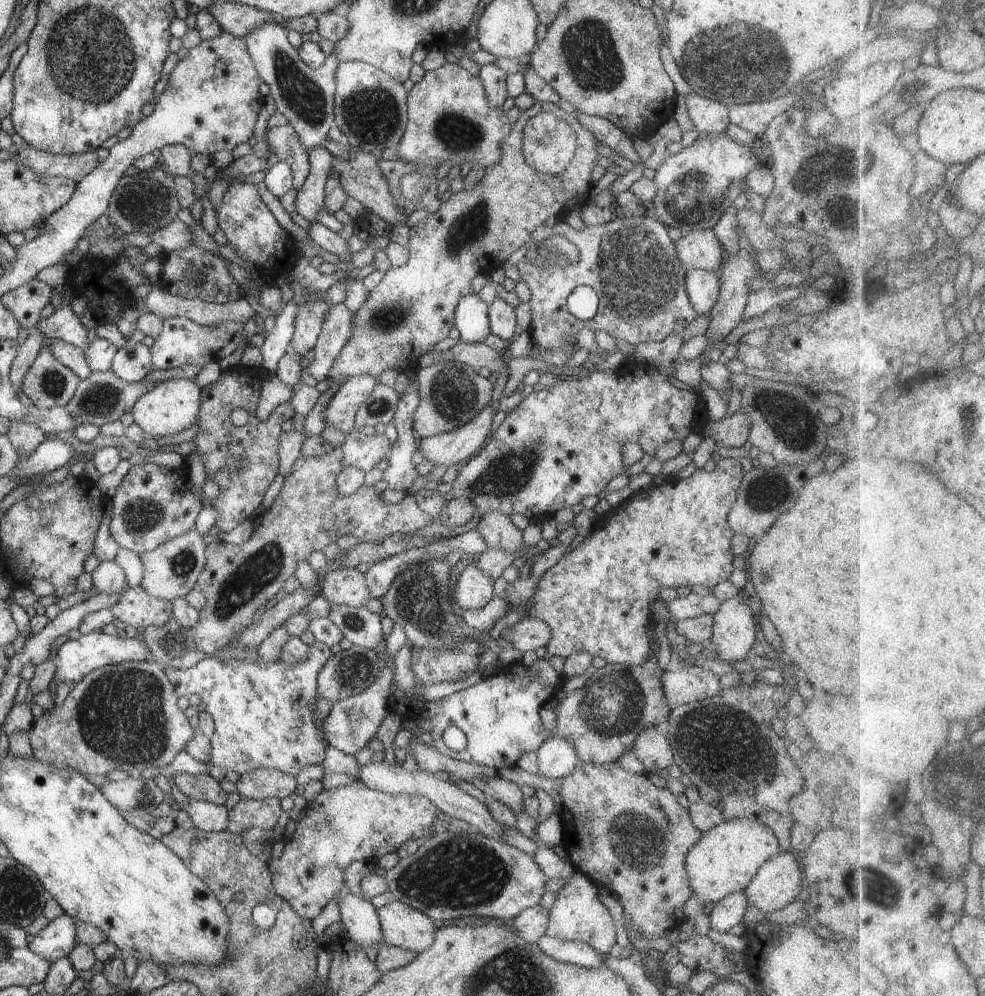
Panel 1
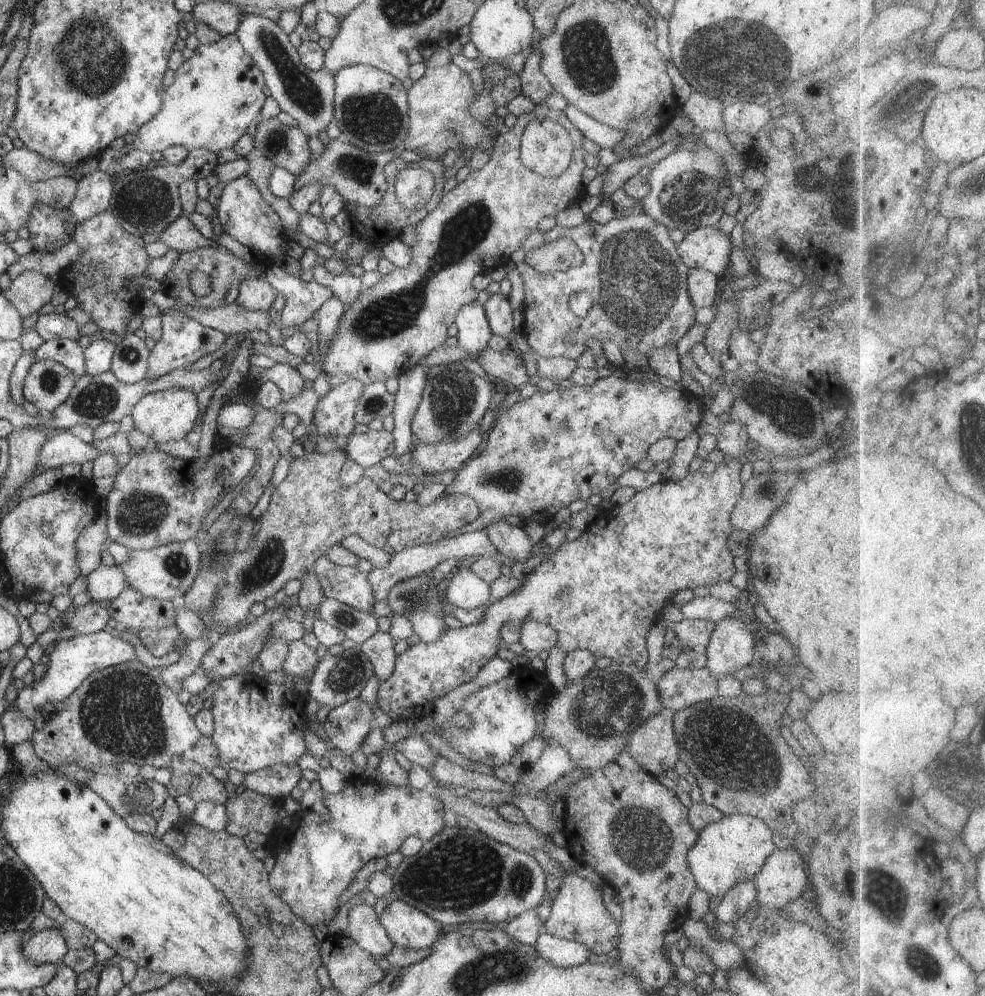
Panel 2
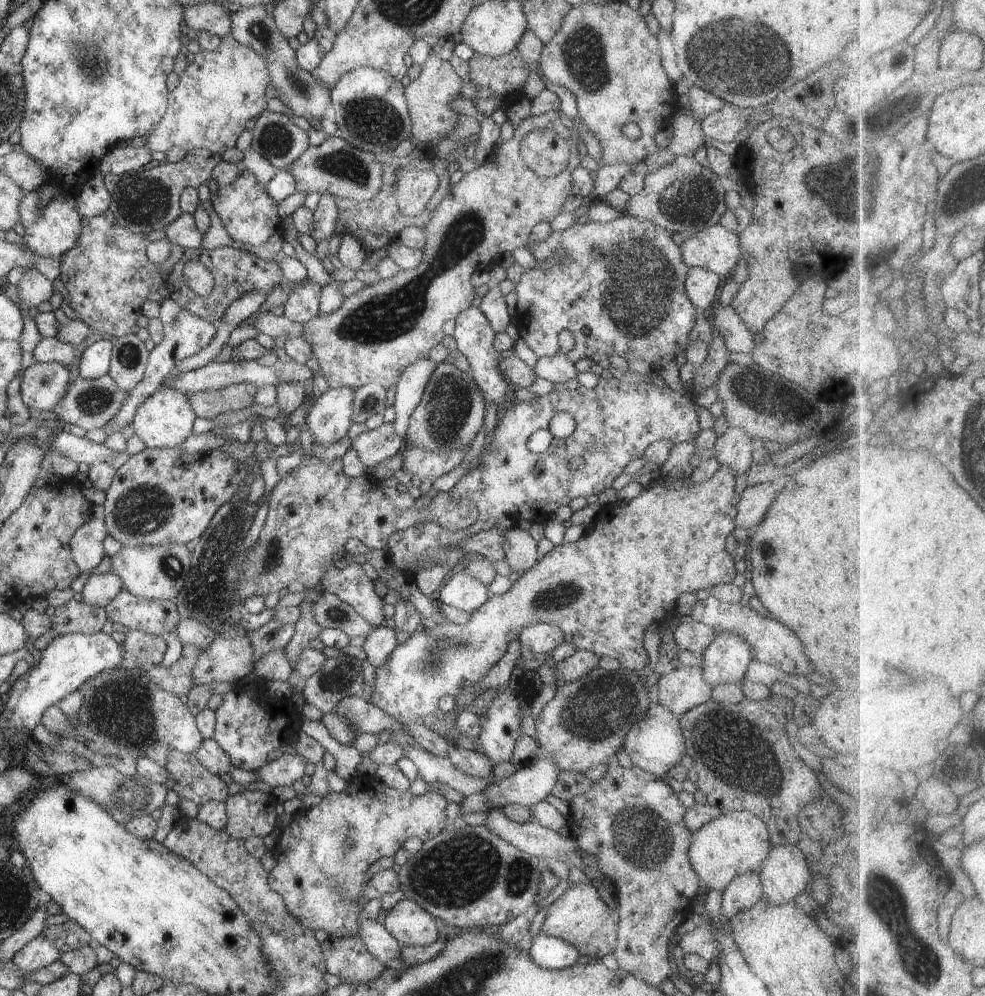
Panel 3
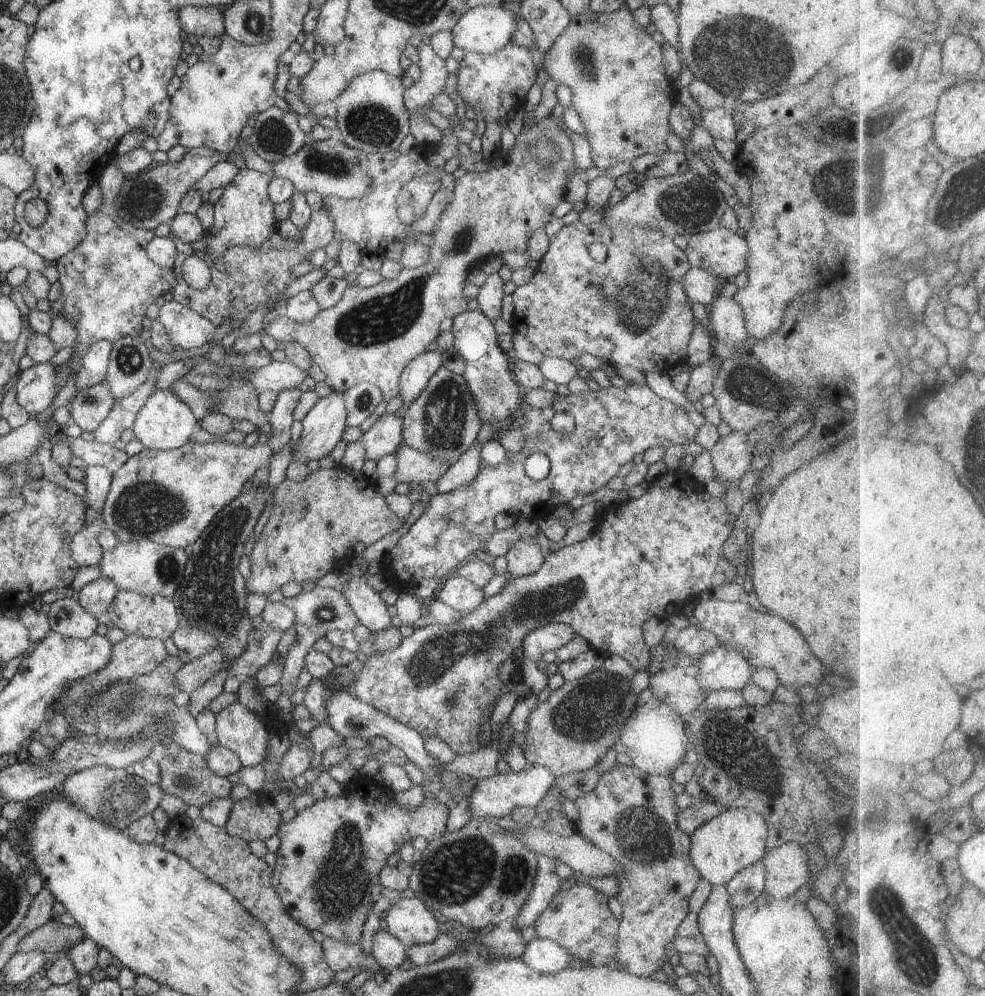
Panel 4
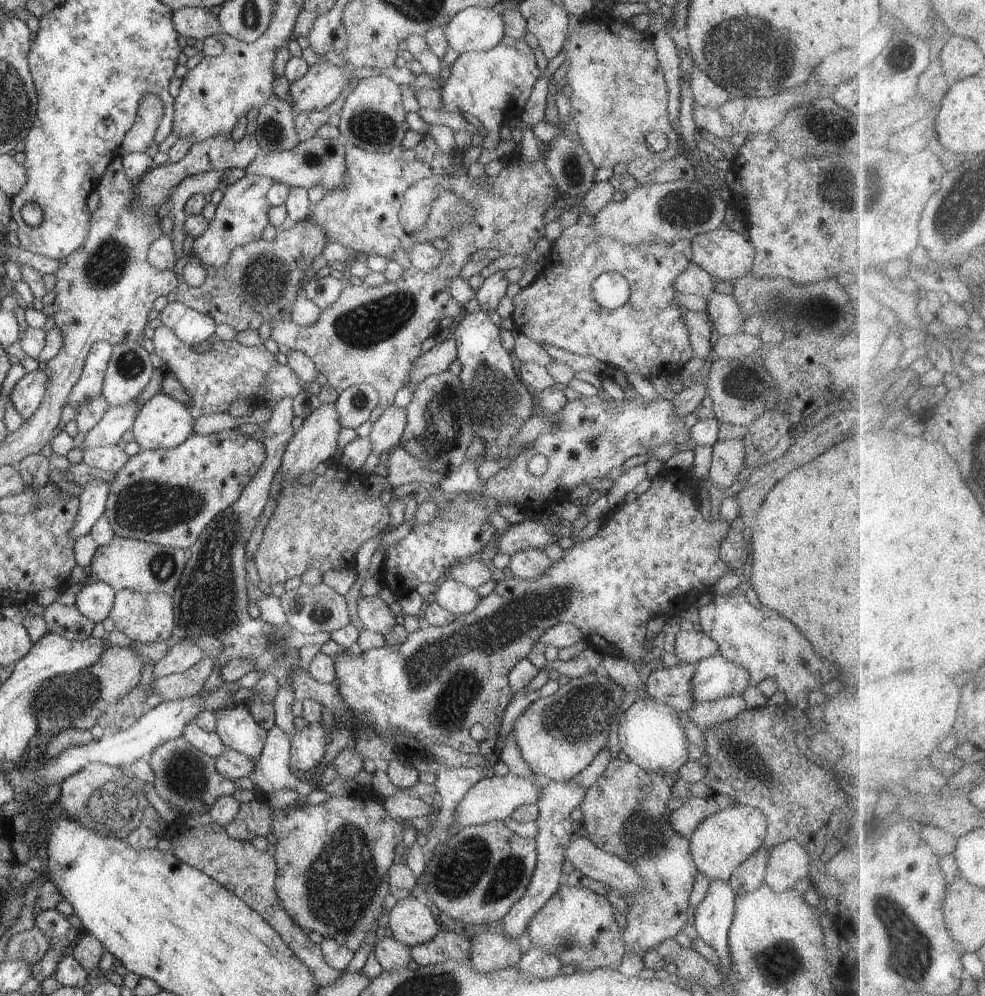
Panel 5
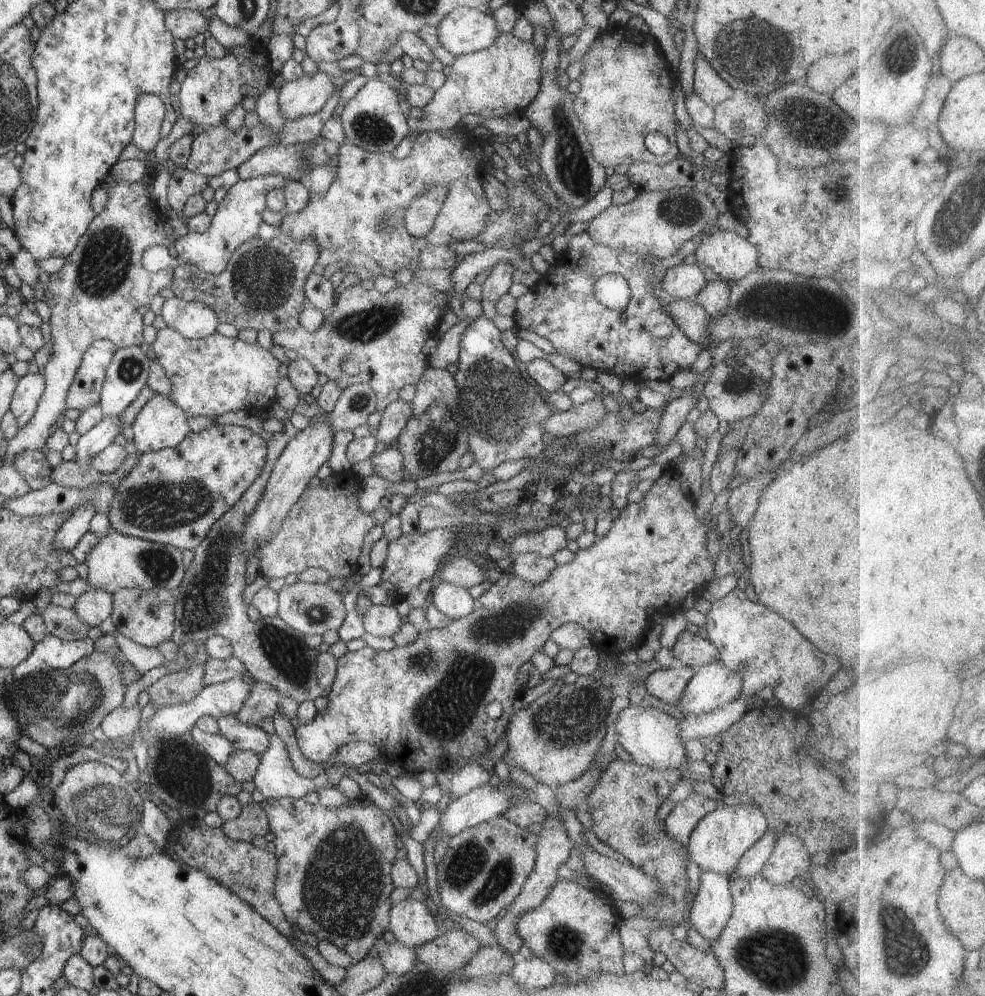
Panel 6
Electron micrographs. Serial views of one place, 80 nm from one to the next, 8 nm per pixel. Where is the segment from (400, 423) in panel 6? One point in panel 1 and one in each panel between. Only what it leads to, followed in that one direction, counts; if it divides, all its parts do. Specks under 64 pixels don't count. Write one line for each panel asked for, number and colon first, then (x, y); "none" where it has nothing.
1: (362, 451)
2: (368, 449)
3: (375, 446)
4: (384, 438)
5: (386, 433)

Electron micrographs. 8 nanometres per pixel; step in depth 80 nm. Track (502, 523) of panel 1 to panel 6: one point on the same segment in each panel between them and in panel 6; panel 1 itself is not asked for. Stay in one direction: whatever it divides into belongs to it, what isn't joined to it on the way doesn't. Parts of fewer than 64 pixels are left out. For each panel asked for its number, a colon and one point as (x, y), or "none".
2: (511, 542)
3: (521, 553)
4: (525, 557)
5: (529, 563)
6: (530, 567)

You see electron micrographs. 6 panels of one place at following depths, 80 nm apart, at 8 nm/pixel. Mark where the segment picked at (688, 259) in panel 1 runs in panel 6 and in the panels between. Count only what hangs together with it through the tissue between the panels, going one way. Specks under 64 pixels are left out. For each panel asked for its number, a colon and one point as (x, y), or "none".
2: (707, 248)
3: (715, 249)
4: (722, 252)
5: (726, 255)
6: (729, 254)

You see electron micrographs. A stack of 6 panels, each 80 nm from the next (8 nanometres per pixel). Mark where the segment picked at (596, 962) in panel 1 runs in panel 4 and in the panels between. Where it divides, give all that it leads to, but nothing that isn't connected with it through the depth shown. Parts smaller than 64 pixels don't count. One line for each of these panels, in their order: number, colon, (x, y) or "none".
2: (559, 952)
3: (549, 952)
4: (544, 956)

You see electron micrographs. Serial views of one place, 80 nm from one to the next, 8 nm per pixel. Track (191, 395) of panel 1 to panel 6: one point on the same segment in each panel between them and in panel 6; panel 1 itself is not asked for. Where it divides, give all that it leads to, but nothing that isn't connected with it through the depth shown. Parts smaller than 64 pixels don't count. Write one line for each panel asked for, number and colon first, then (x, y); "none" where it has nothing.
2: (169, 415)
3: (165, 419)
4: (164, 423)
5: (161, 423)
6: (160, 424)

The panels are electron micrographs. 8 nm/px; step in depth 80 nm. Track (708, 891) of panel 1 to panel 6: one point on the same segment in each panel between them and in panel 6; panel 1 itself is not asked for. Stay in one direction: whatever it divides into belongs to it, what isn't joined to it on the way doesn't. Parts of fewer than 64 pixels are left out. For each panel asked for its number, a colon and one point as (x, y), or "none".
2: (734, 849)
3: (738, 842)
4: (736, 838)
5: (721, 843)
6: (717, 843)

